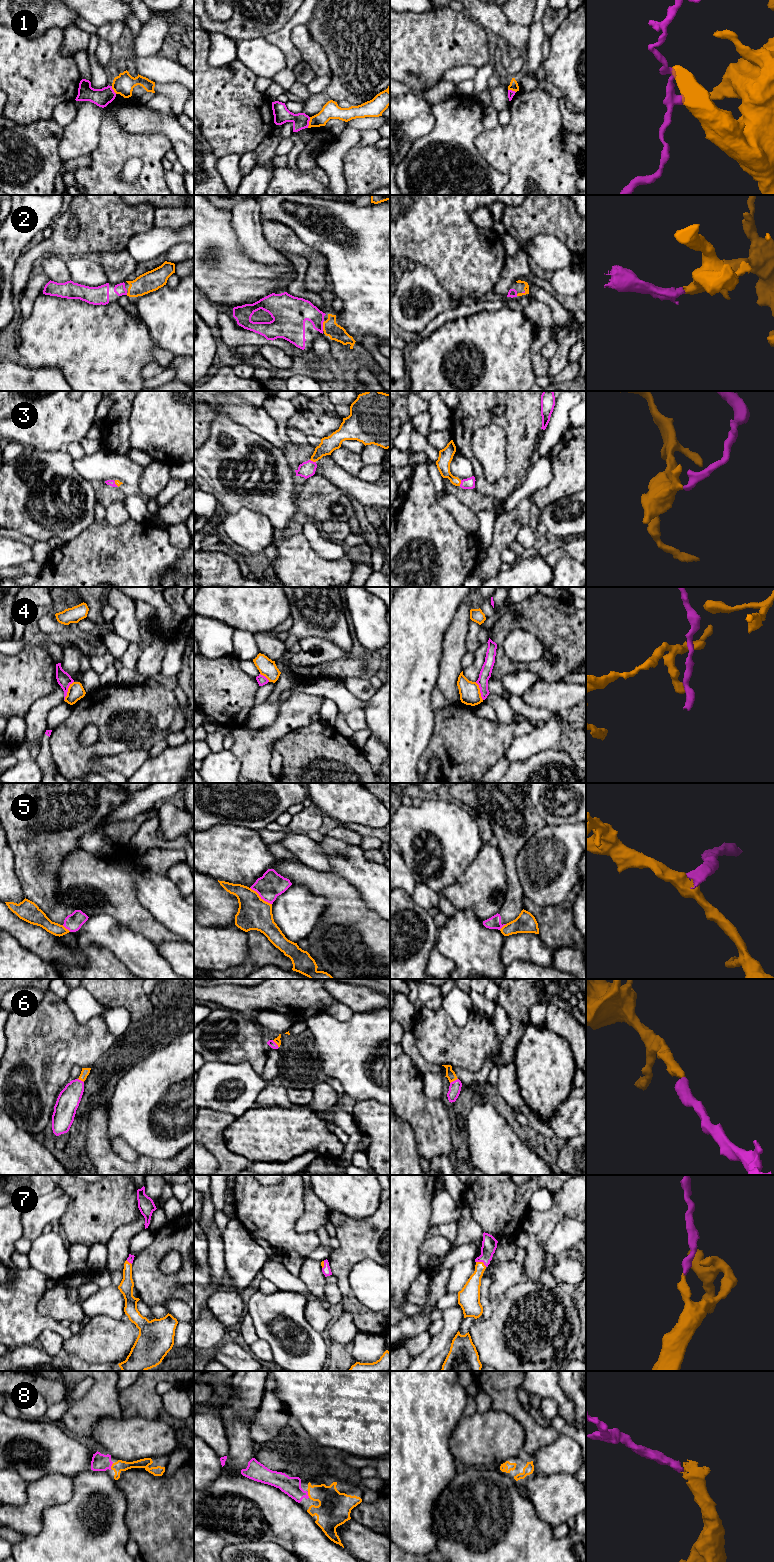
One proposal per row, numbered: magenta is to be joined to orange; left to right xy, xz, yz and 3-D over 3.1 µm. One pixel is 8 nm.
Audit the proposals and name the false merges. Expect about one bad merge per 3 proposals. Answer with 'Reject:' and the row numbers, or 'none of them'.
Reject: 1, 4, 5

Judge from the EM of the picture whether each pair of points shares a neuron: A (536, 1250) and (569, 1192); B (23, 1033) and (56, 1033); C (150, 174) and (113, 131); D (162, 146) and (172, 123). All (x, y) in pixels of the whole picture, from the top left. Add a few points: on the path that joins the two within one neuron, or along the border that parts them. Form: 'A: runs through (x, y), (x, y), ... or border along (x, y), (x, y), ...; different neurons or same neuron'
A: runs through (537, 1236), (538, 1231), (563, 1206); same neuron
B: runs through (31, 1033), (48, 1033); same neuron
C: runs through (148, 162), (132, 146), (128, 146), (125, 143); same neuron
D: border along (143, 131), (163, 133), (169, 140), (172, 149); different neurons

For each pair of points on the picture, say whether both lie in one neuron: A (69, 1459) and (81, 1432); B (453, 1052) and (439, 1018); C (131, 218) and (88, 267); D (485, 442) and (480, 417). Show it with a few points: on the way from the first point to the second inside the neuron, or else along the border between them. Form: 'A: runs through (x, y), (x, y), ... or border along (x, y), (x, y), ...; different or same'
A: border along (59, 1424), (73, 1436), (87, 1441); different
B: runs through (446, 1044), (439, 1037), (439, 1026); same
C: border along (85, 255), (75, 255), (66, 259); different
D: border along (504, 430), (495, 424), (479, 427), (471, 448); different

